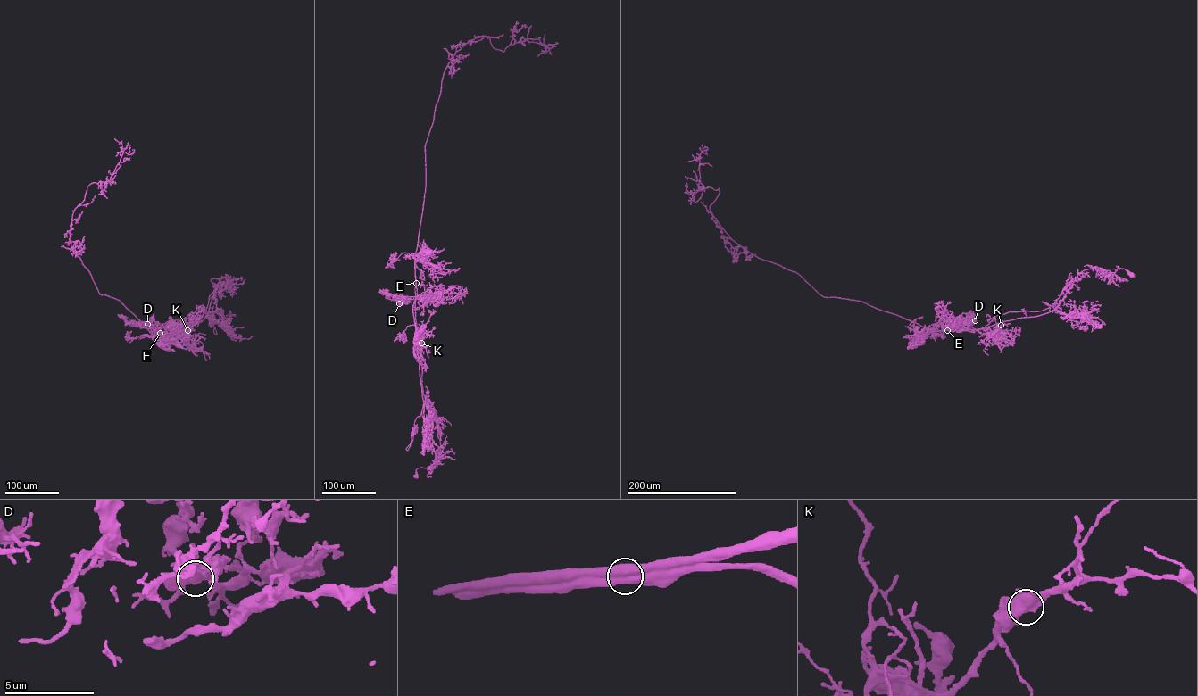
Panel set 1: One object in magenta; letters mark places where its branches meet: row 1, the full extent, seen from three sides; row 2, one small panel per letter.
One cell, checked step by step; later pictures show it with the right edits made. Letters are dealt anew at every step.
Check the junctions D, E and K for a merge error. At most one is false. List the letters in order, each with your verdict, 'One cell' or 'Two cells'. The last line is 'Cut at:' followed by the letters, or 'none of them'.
D: One cell
E: Two cells
K: One cell
Cut at: E

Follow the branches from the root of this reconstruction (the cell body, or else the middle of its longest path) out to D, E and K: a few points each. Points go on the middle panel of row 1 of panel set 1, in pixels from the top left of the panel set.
D: (416, 476), (418, 468), (435, 468), (439, 459), (439, 432), (422, 388), (415, 309), (419, 295), (399, 303)
E: (416, 476), (418, 468), (435, 468), (440, 448), (438, 427), (422, 388), (416, 283)
K: (416, 476), (418, 468), (435, 468), (439, 459), (440, 448), (439, 427), (422, 398), (414, 324), (421, 343)

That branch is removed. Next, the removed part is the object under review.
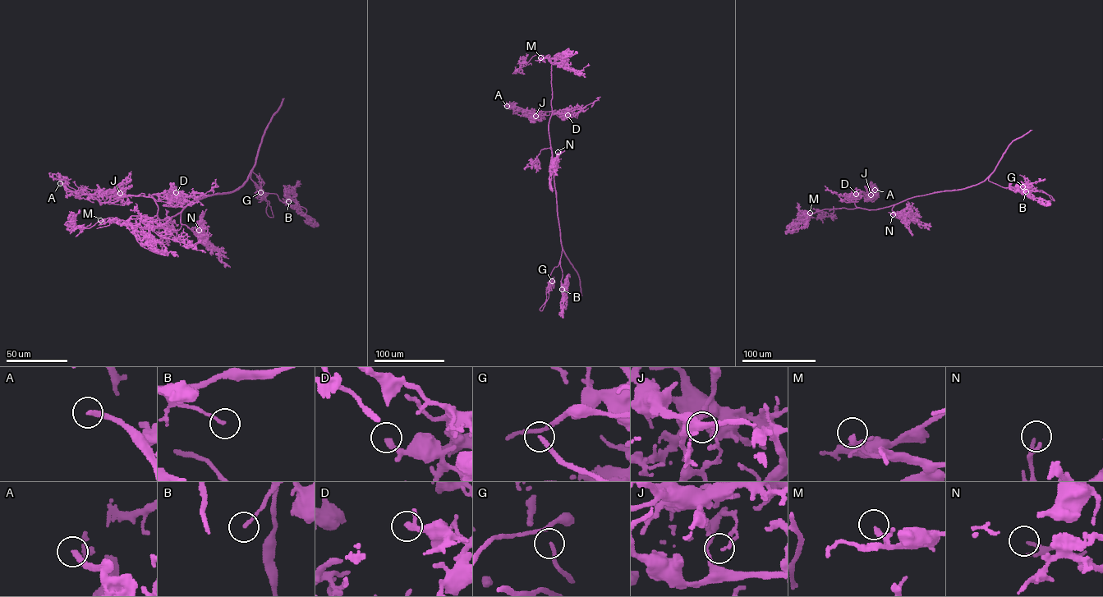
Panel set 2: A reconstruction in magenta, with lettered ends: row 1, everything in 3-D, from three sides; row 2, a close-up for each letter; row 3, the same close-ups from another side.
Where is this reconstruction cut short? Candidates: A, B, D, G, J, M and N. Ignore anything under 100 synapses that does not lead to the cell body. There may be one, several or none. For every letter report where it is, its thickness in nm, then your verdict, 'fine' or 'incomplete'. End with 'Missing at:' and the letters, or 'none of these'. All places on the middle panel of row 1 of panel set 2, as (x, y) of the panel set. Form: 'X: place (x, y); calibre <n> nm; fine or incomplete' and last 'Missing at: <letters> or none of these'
A: place (507, 106); calibre 260 nm; incomplete
B: place (562, 289); calibre 130 nm; fine
D: place (567, 115); calibre 190 nm; fine
G: place (552, 281); calibre 90 nm; incomplete
J: place (535, 116); calibre 130 nm; fine
M: place (540, 57); calibre 150 nm; fine
N: place (558, 152); calibre 110 nm; fine
Missing at: A, G

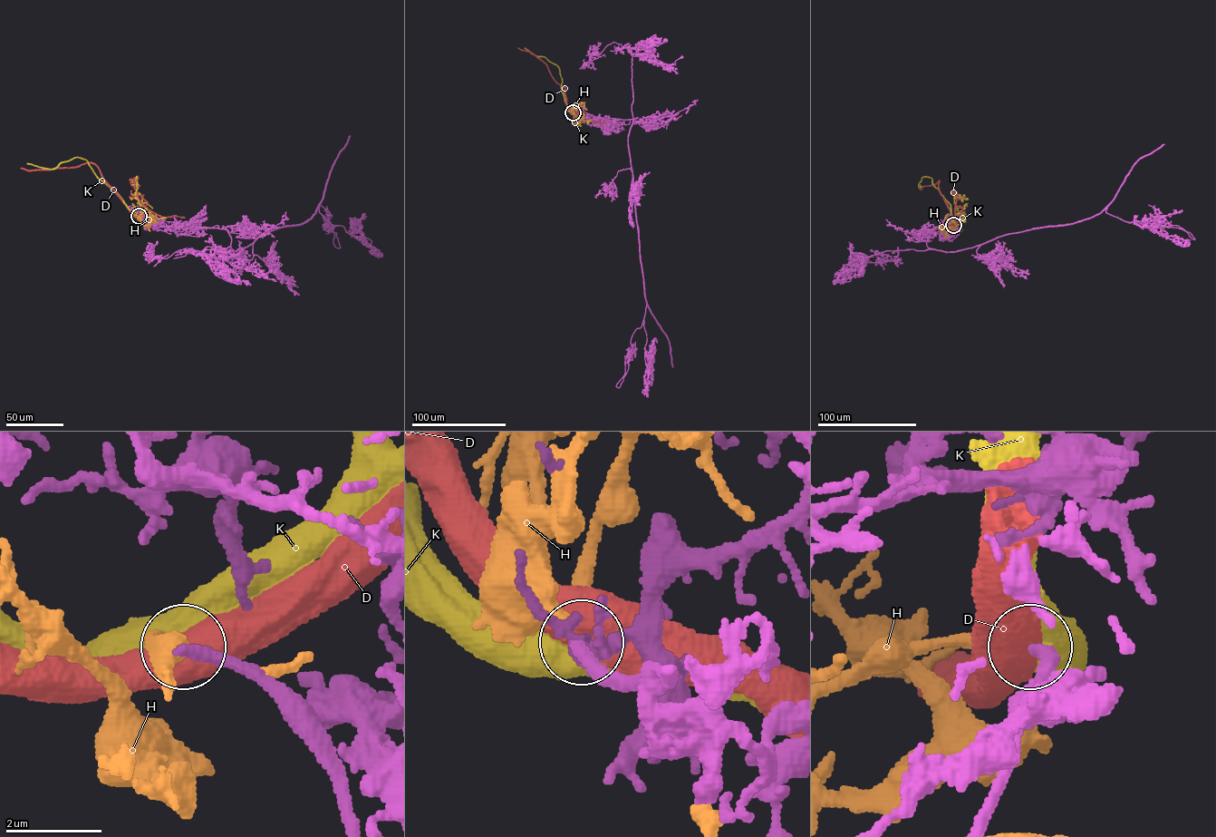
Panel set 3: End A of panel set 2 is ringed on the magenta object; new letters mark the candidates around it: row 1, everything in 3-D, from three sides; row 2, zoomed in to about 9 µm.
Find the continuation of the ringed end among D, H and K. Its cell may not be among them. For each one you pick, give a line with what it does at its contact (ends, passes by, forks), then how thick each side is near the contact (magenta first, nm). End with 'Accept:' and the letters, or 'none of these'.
H: It ends there. Thickness 260 nm (magenta) against 240 nm
Accept: H

